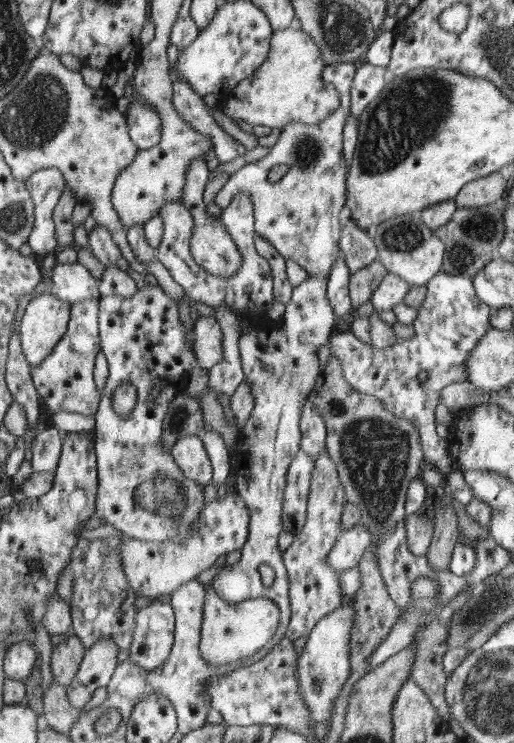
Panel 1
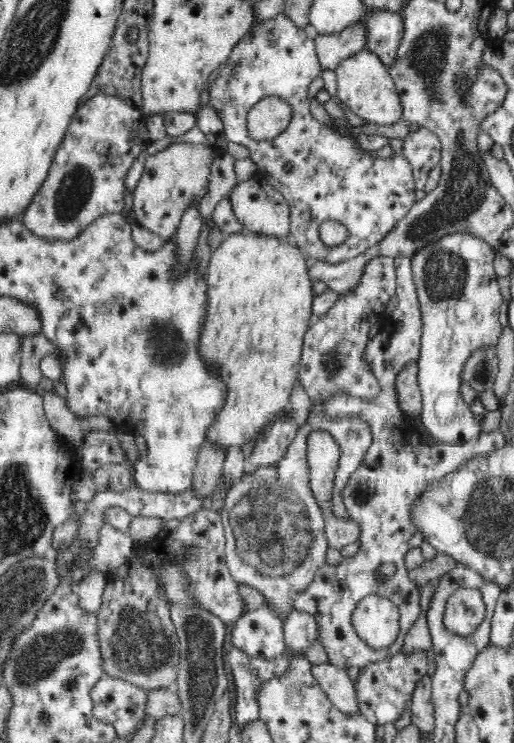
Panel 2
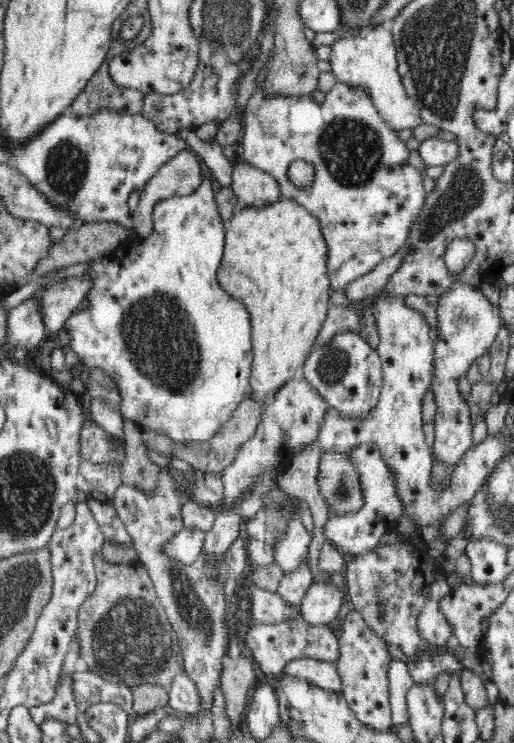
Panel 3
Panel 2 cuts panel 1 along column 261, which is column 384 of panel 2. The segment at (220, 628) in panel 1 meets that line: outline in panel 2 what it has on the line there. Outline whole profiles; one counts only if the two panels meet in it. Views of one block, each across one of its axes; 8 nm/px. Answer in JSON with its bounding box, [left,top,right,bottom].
[351,595,400,650]

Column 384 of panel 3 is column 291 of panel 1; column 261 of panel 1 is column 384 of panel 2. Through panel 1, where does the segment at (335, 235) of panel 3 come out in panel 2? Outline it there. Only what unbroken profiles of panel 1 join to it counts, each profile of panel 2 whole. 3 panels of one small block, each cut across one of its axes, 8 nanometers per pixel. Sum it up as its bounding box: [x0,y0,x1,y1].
[206,13,415,264]

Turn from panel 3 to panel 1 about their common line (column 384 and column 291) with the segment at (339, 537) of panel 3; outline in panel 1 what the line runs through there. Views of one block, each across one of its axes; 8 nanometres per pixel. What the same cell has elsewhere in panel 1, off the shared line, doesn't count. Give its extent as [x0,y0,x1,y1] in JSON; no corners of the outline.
[283,449,313,538]

